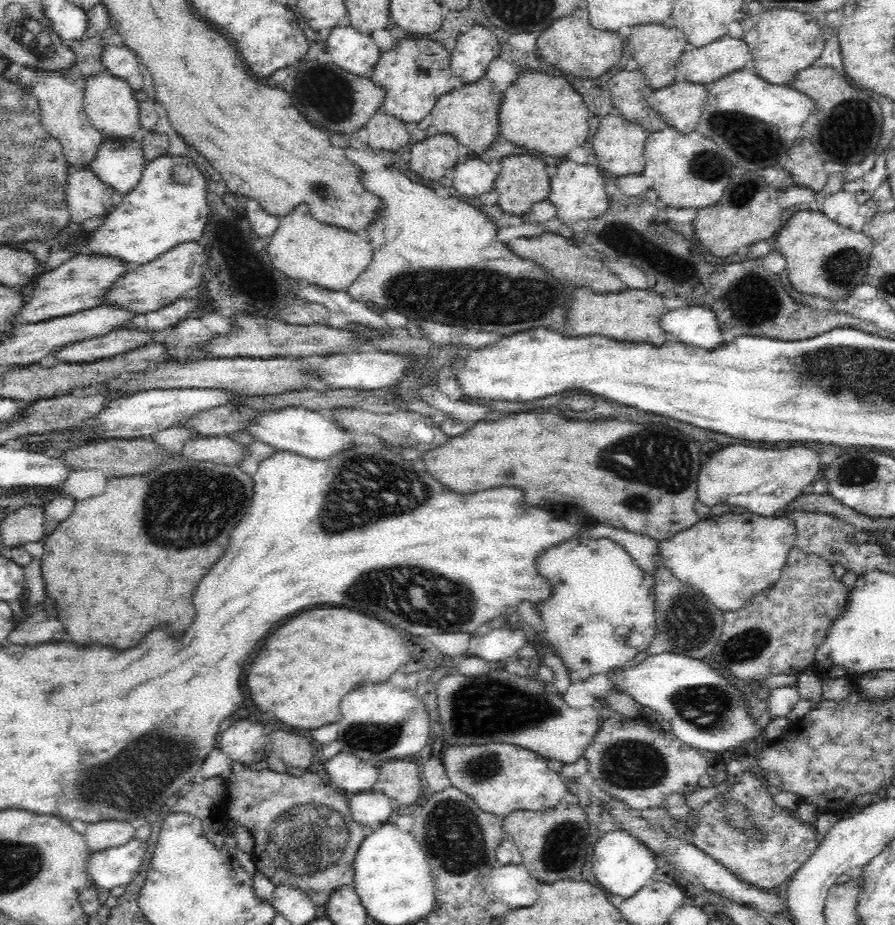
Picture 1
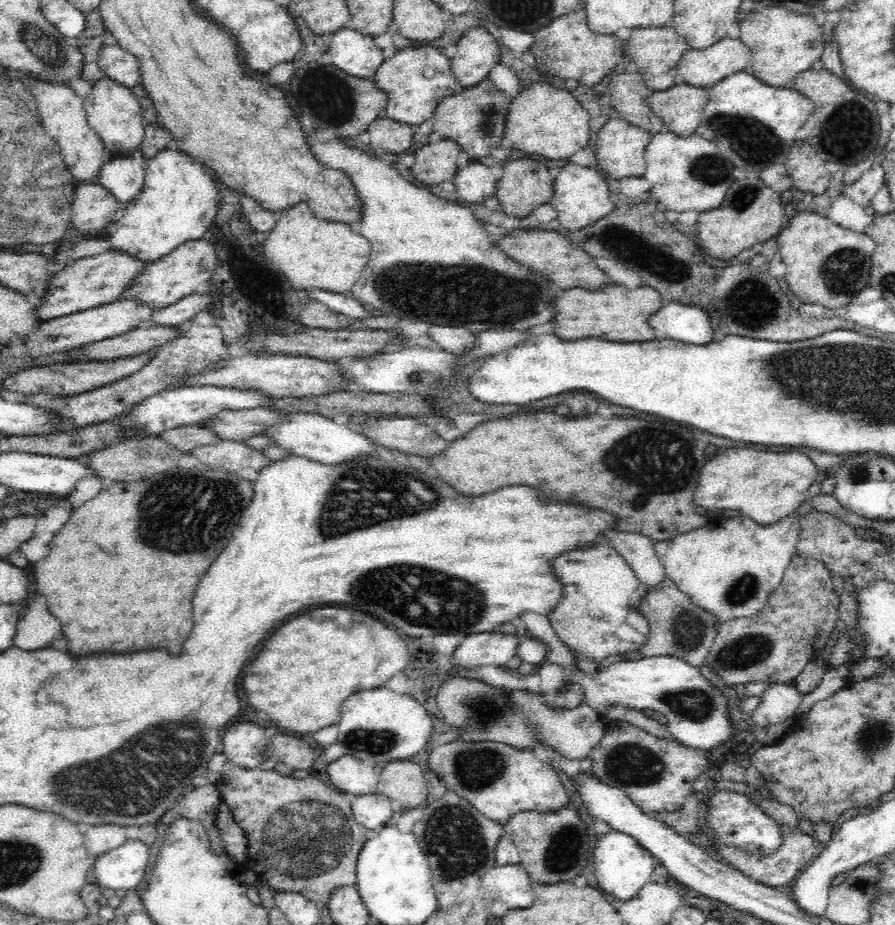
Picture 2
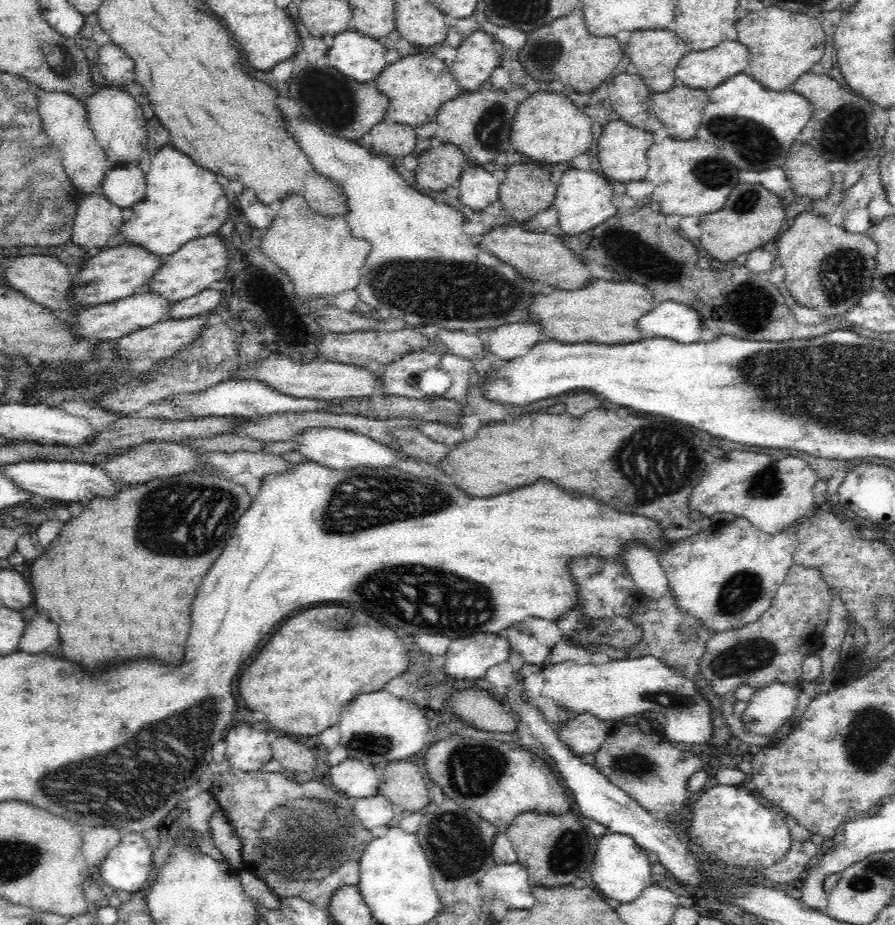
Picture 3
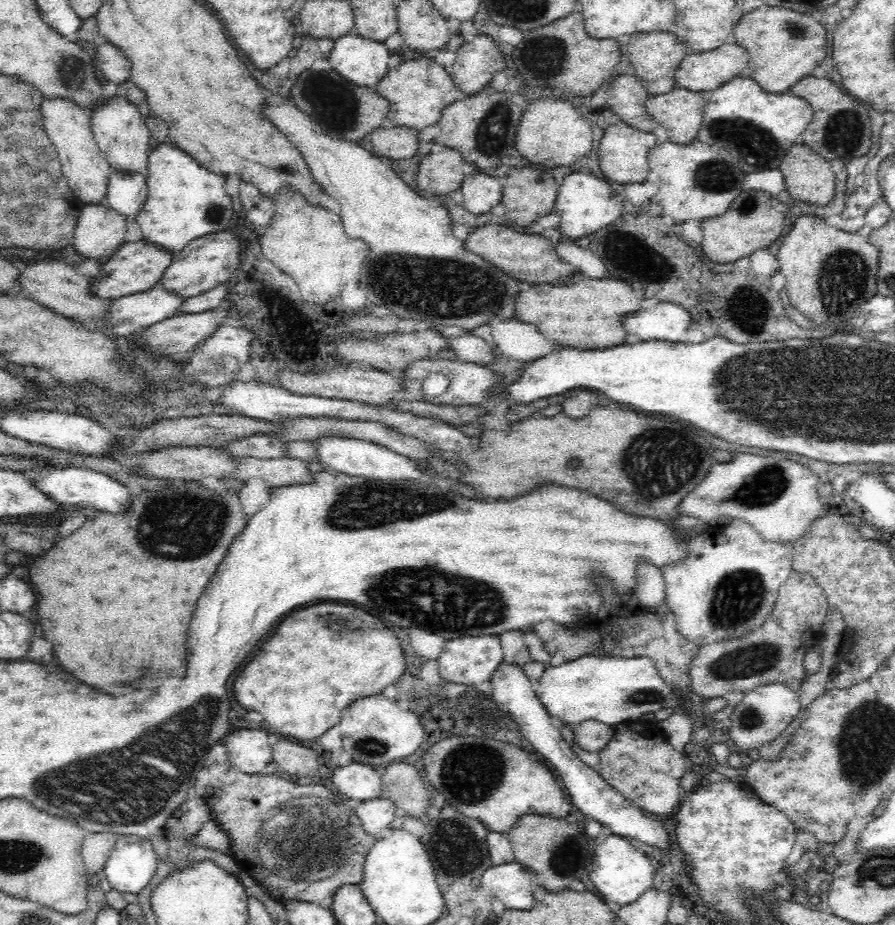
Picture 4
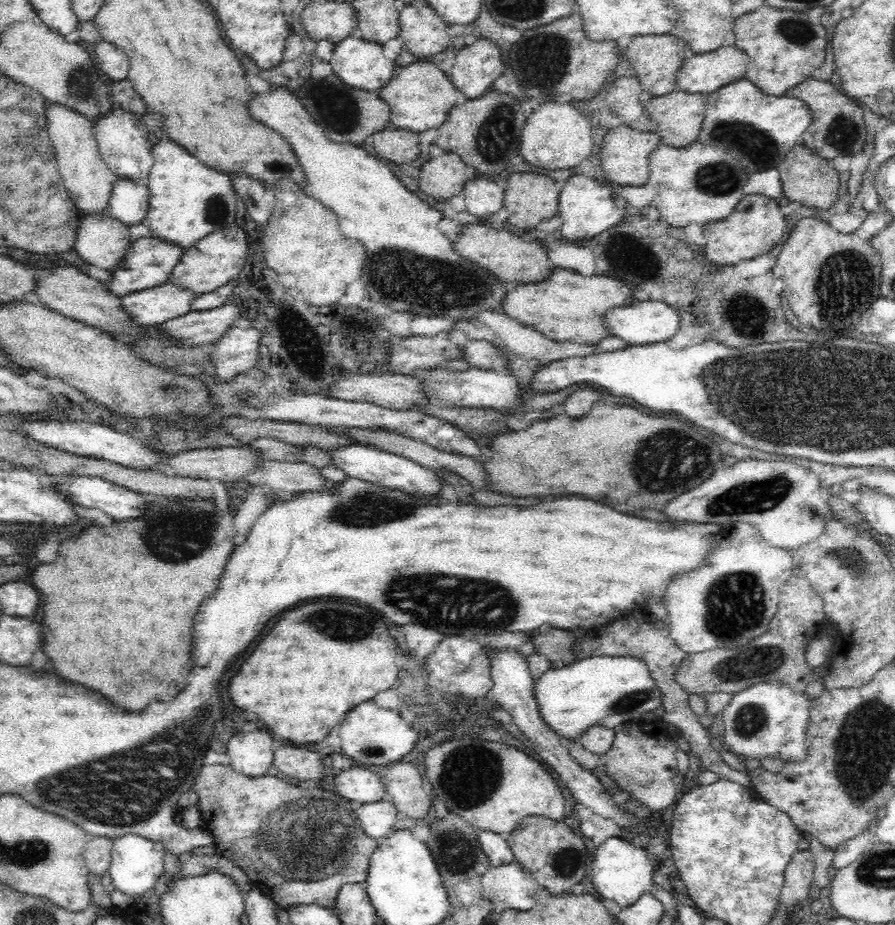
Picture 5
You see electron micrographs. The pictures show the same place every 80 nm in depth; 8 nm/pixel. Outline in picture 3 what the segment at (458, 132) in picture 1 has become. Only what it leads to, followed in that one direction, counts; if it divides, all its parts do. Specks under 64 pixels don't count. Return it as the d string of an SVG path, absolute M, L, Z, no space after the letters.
M490 81L484 82L474 92L463 92L452 100L445 101L438 109L435 123L435 137L442 144L456 145L467 160L468 166L483 166L505 152L511 140L511 124L517 113L517 103L508 97L503 89L492 86Z

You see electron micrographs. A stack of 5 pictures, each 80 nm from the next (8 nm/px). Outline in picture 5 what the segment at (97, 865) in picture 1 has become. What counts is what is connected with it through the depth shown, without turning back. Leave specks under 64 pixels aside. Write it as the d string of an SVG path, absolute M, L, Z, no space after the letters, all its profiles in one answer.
M124 835L113 840L111 854L110 874L116 889L128 896L141 896L148 892L164 873L164 856L166 855L164 843L147 840L138 835Z

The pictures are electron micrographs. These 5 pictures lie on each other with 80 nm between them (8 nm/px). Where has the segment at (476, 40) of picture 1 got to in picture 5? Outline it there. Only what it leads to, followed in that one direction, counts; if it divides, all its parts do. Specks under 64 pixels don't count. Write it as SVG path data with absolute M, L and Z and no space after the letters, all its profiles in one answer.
M470 40L455 56L455 63L451 69L450 80L456 90L462 92L467 100L476 100L491 90L493 82L504 74L504 58L500 56L502 50L491 40Z

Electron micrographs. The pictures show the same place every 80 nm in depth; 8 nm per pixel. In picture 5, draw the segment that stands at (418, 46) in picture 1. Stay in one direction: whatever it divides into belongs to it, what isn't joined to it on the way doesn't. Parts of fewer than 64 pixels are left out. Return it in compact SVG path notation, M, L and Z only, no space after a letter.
M419 61L409 66L398 69L392 80L389 80L384 88L379 90L379 97L388 103L389 109L389 127L396 129L408 129L412 132L421 133L427 130L439 129L444 124L449 112L456 106L458 98L456 97L456 87L452 84L450 76L442 73L431 61Z

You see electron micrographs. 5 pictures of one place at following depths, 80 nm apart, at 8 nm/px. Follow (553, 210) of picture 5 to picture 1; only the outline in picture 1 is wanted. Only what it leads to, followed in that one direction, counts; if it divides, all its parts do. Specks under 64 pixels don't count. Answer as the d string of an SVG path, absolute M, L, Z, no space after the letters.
M529 155L504 157L494 187L494 190L498 192L498 206L509 215L522 216L530 212L533 204L548 199L551 191L551 180L546 173L546 166L542 159Z

